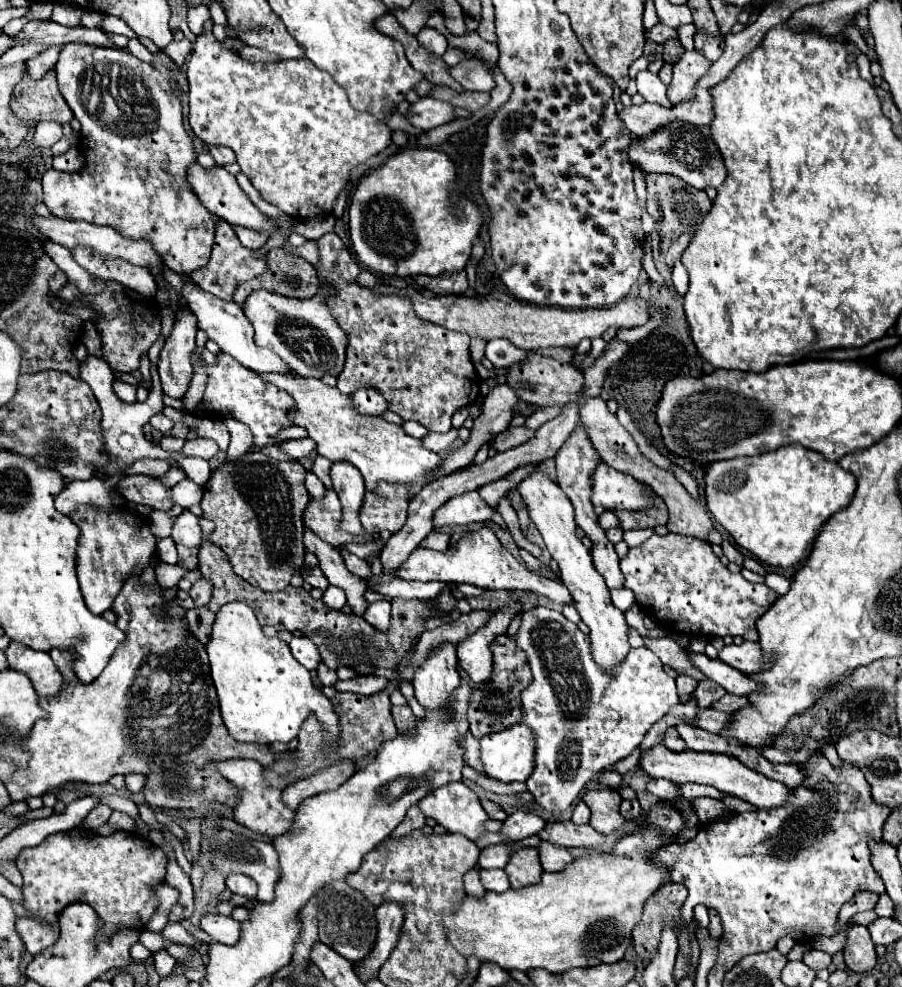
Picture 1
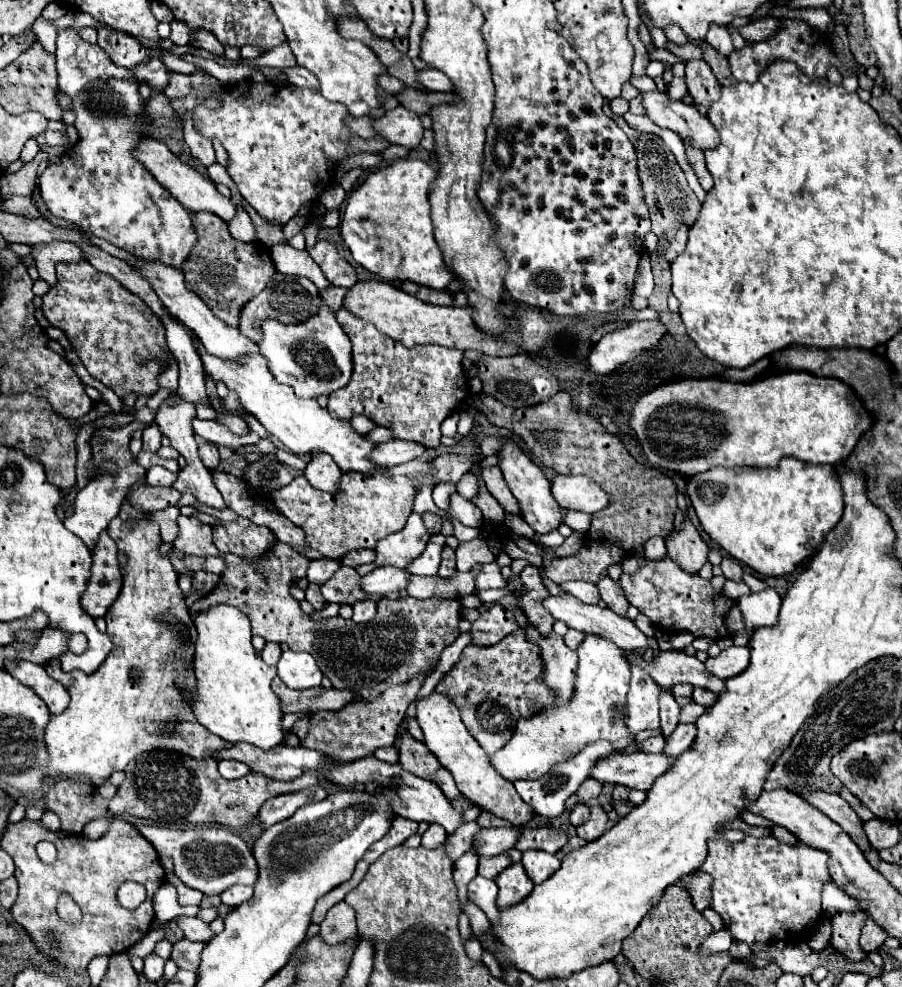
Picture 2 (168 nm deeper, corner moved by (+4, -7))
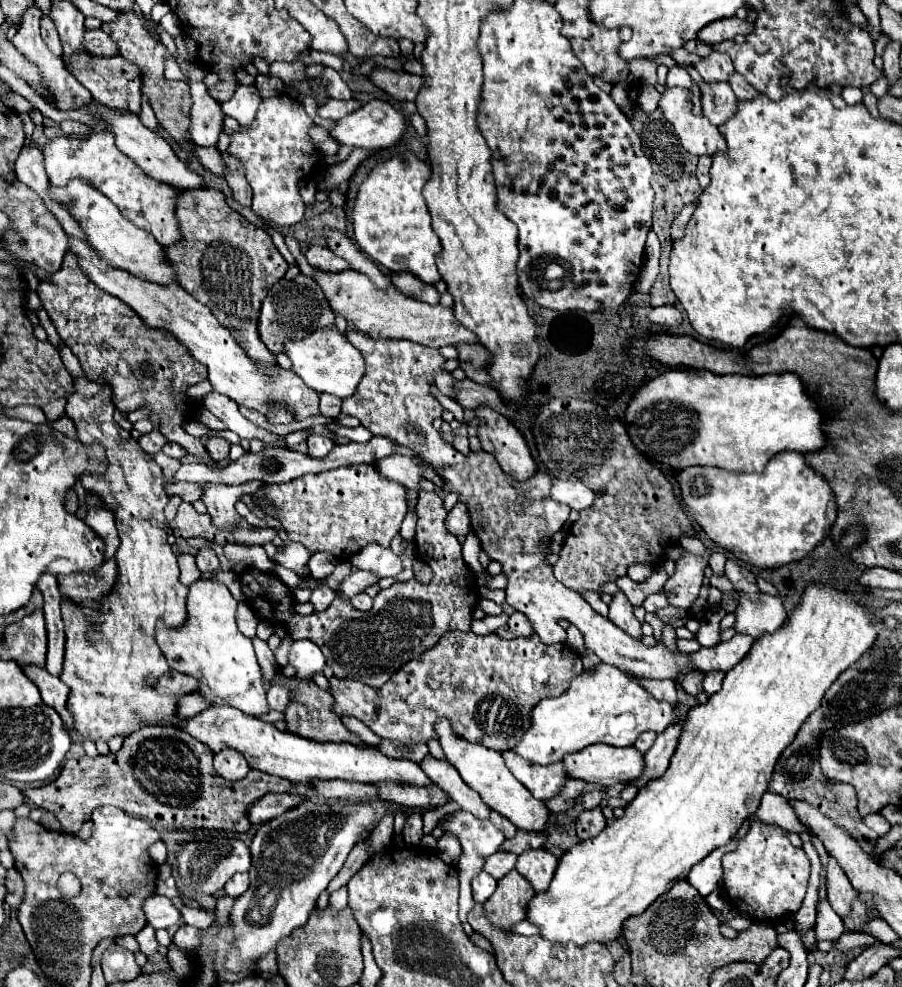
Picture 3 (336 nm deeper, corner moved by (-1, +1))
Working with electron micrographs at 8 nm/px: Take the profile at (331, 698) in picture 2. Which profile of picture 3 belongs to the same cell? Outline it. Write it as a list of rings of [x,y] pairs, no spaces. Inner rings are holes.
[[[269,686],[267,690],[267,704],[271,710],[283,712],[285,706],[289,704],[289,690],[285,686]]]

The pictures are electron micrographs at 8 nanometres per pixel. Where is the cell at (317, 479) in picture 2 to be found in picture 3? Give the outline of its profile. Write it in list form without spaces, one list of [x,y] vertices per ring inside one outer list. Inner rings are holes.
[[[311,434],[307,438],[307,444],[309,444],[309,456],[313,456],[313,458],[325,458],[331,452],[331,448],[335,446],[331,438],[321,436],[321,434]]]

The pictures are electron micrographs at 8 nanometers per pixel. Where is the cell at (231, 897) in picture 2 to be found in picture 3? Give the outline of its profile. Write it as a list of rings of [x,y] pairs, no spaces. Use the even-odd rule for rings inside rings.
[[[235,874],[227,884],[225,884],[225,894],[239,898],[245,890],[249,888],[249,874]]]

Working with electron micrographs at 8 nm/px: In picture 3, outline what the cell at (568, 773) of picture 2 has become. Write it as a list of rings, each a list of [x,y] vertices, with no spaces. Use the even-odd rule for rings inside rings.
[[[505,750],[503,754],[505,766],[511,770],[511,774],[537,798],[537,800],[547,800],[549,796],[555,796],[561,788],[563,782],[567,780],[563,764],[549,764],[541,770],[541,764],[527,764],[517,752]]]

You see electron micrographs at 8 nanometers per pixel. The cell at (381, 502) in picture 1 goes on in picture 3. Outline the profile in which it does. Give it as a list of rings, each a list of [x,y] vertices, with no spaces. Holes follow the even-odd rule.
[[[359,464],[359,466],[347,466],[337,468],[321,474],[305,474],[301,478],[295,478],[285,484],[263,484],[263,498],[253,500],[253,504],[271,518],[277,518],[287,532],[287,540],[295,544],[303,544],[311,554],[315,552],[329,552],[337,560],[341,560],[341,552],[345,556],[355,554],[357,548],[365,548],[367,544],[375,542],[379,546],[389,546],[391,538],[399,532],[399,526],[405,518],[405,492],[399,482],[393,480],[381,480],[377,476],[377,470],[371,464]]]

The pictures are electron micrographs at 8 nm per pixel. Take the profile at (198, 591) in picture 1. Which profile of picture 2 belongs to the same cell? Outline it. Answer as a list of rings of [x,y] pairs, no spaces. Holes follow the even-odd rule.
[[[194,572],[192,574],[192,590],[194,592],[212,592],[218,584],[218,576],[216,574],[208,574],[208,572]]]

